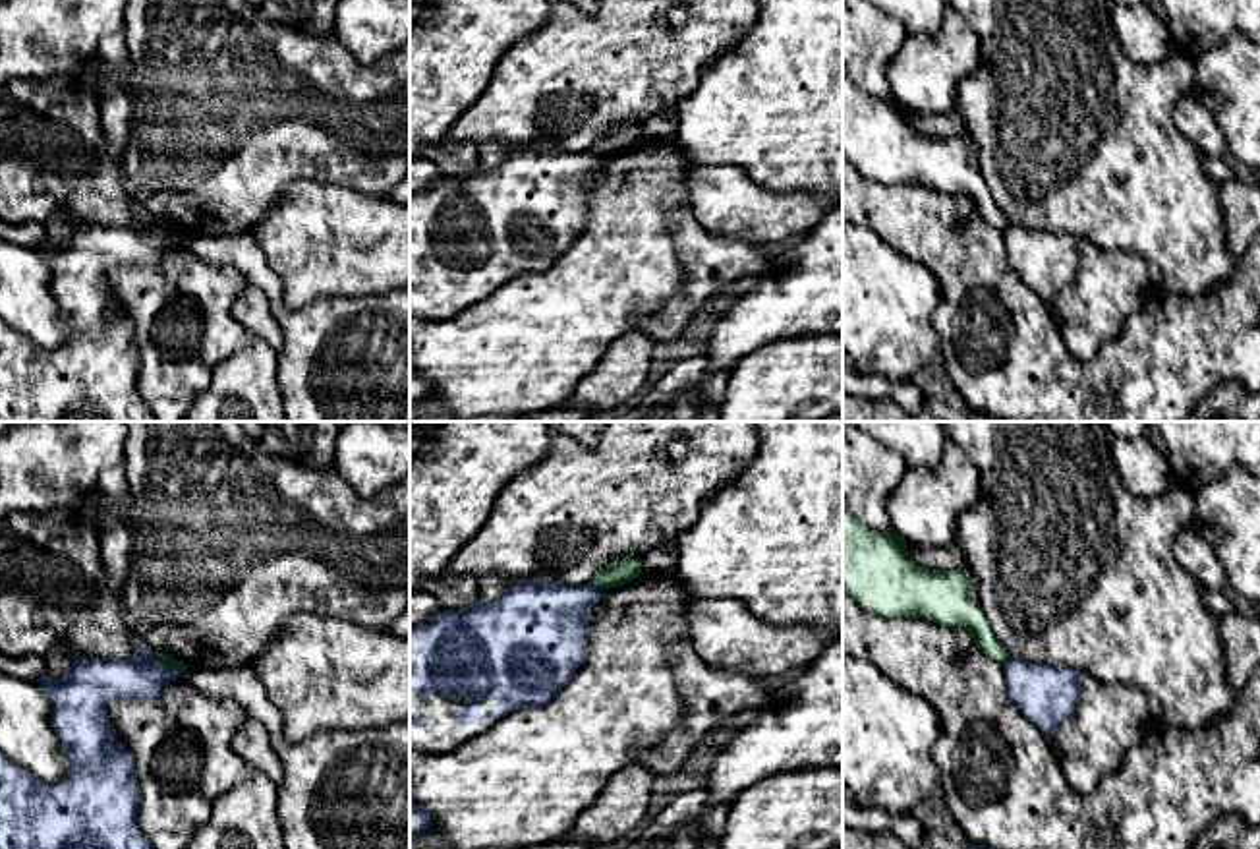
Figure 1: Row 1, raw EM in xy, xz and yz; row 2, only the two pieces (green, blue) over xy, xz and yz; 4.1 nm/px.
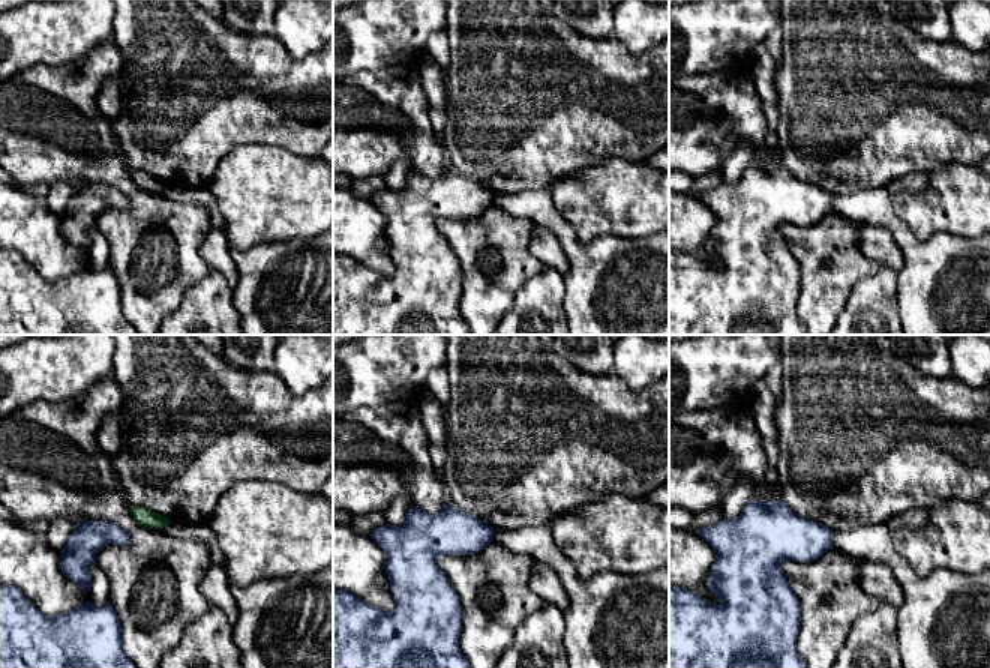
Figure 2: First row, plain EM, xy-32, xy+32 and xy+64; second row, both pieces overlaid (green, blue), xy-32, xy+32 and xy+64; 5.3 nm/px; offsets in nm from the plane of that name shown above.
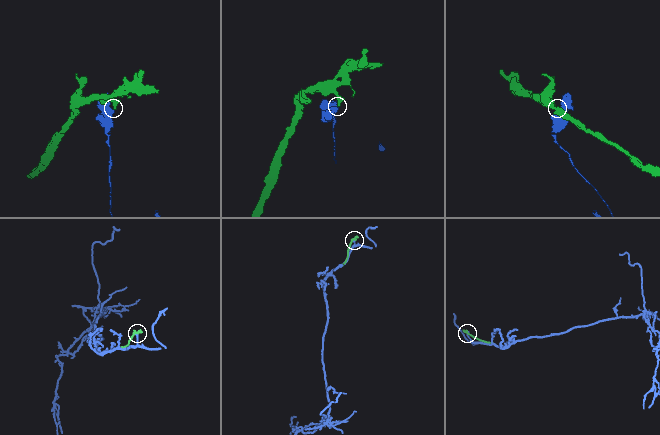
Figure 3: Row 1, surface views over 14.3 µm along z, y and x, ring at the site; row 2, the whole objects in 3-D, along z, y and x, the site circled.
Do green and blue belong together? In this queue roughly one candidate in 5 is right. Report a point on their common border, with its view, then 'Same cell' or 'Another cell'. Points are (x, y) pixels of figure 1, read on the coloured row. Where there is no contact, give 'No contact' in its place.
Touches green at xy (167, 664). Another cell

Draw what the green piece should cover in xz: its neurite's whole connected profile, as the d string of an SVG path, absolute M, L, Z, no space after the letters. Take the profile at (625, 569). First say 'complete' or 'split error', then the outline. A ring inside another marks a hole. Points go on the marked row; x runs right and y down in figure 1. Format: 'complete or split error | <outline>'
complete | M620 557L605 569L597 571L587 584L609 590L632 582L640 572L640 557Z

